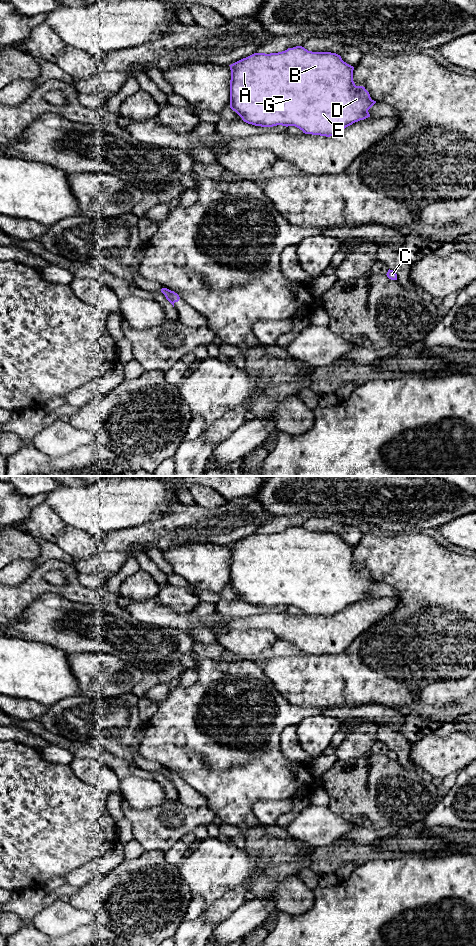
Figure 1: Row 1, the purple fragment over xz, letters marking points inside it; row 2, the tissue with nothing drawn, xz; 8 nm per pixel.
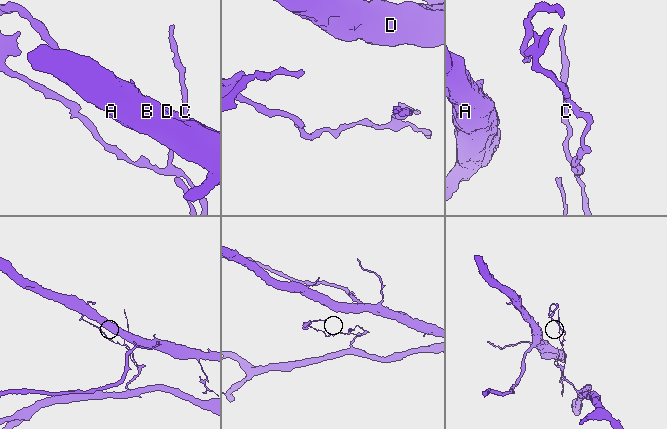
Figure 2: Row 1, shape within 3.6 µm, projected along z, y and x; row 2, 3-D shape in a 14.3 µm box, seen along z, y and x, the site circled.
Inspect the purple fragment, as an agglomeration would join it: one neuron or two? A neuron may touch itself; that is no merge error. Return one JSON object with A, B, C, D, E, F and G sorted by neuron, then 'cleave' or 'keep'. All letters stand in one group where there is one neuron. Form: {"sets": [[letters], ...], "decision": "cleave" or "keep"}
{"sets": [["A", "B", "D", "E", "F", "G"], ["C"]], "decision": "cleave"}

